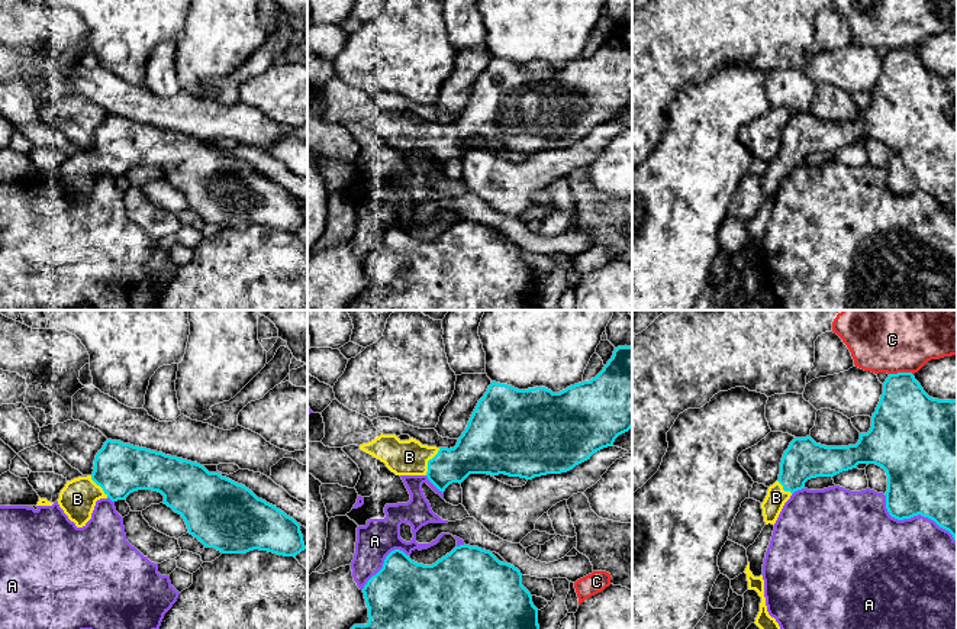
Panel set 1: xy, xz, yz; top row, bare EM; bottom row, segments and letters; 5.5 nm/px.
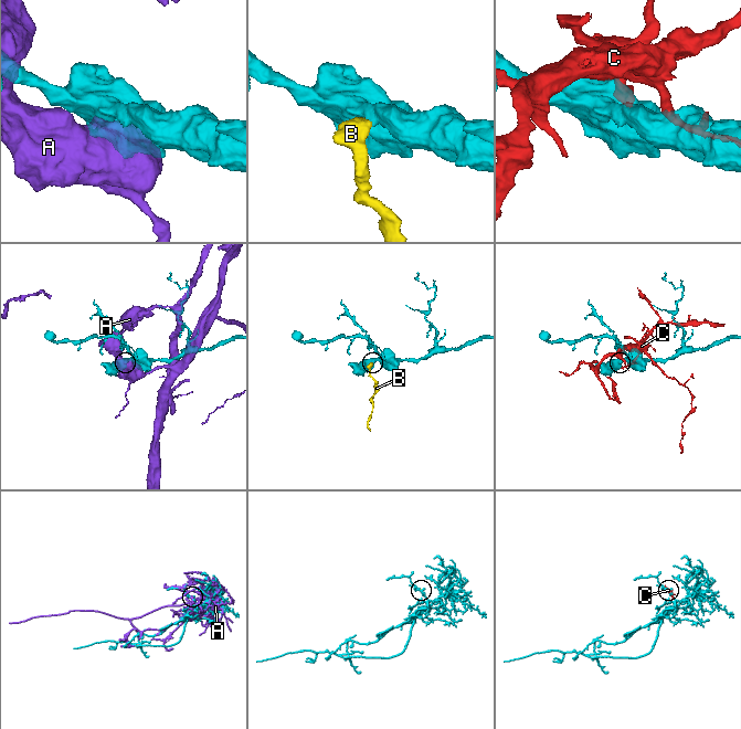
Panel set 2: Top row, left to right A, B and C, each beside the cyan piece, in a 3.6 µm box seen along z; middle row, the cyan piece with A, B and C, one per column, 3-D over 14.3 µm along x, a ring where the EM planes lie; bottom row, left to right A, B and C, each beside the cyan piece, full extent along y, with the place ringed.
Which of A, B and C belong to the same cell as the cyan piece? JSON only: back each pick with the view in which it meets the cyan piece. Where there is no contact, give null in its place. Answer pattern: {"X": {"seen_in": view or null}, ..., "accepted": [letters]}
{"B": {"seen_in": "xz"}, "accepted": ["B"]}

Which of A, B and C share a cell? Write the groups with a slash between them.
A / B / C

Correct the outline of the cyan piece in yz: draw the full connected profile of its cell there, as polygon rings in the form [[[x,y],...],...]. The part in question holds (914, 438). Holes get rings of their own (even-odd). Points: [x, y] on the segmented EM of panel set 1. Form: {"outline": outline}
{"outline": [[[912,372],[889,374],[883,383],[880,401],[871,416],[871,428],[867,433],[860,433],[856,445],[825,446],[816,443],[811,436],[795,438],[790,442],[780,462],[779,480],[768,487],[761,503],[766,525],[776,523],[784,503],[795,491],[805,488],[808,480],[834,477],[842,471],[857,468],[858,464],[876,464],[886,471],[886,509],[892,517],[903,520],[921,515],[948,530],[957,542],[957,399],[938,400],[929,397]]]}

